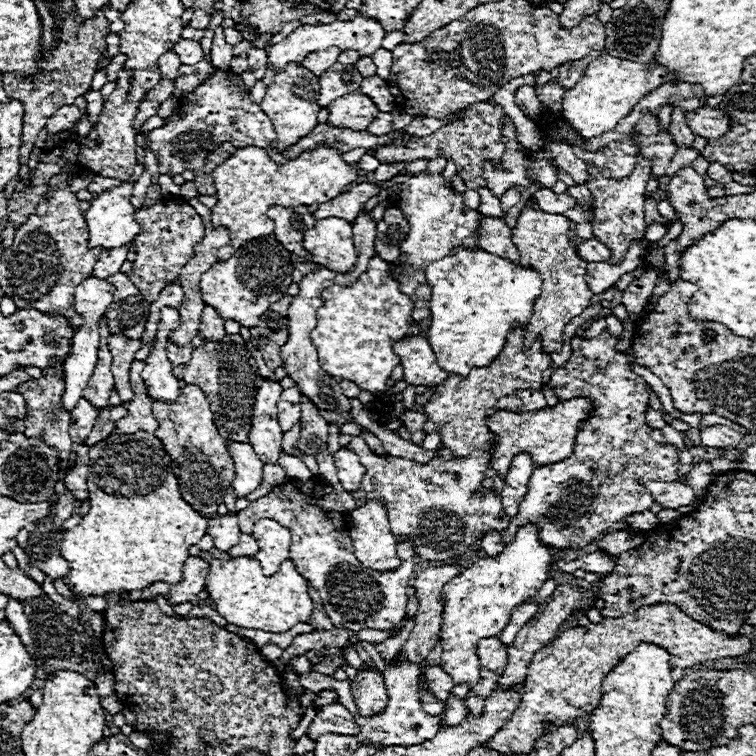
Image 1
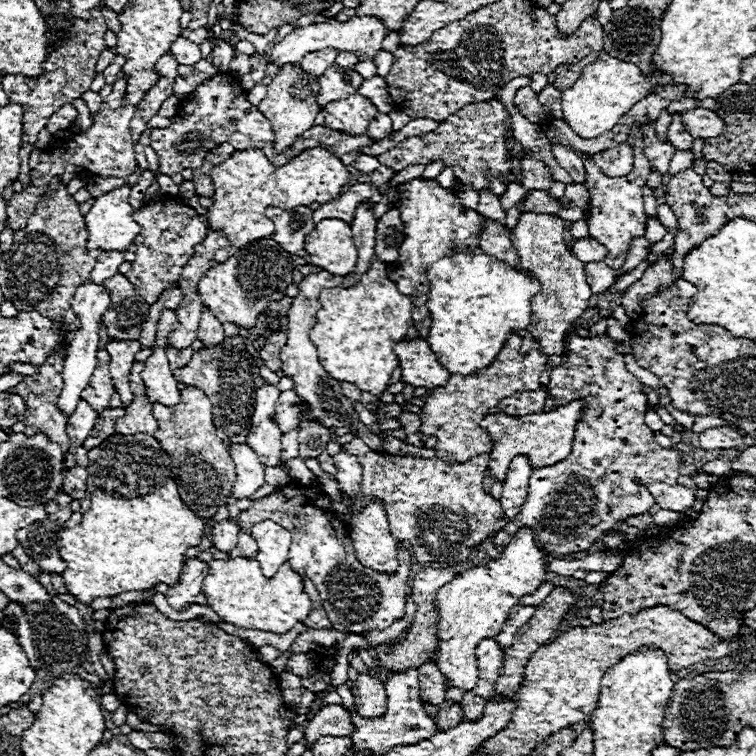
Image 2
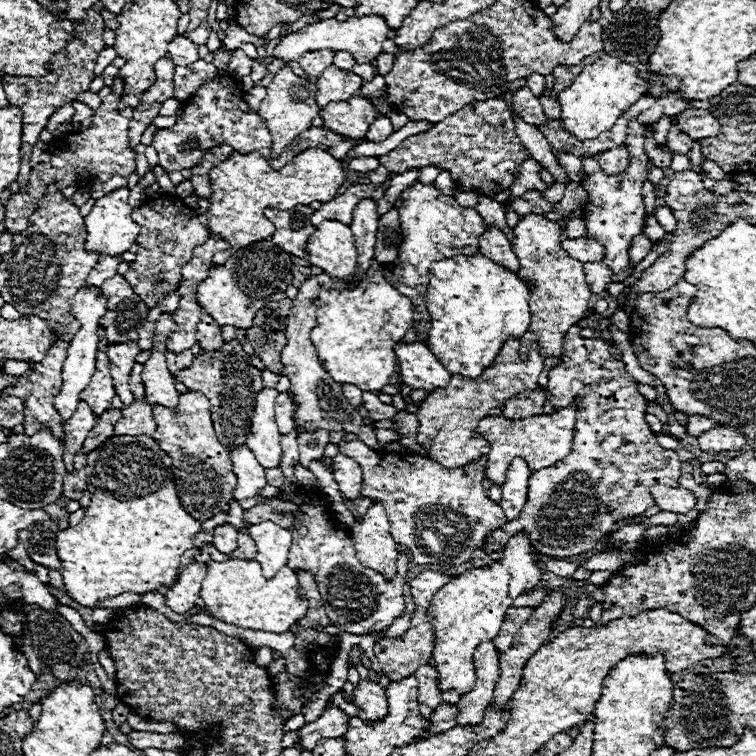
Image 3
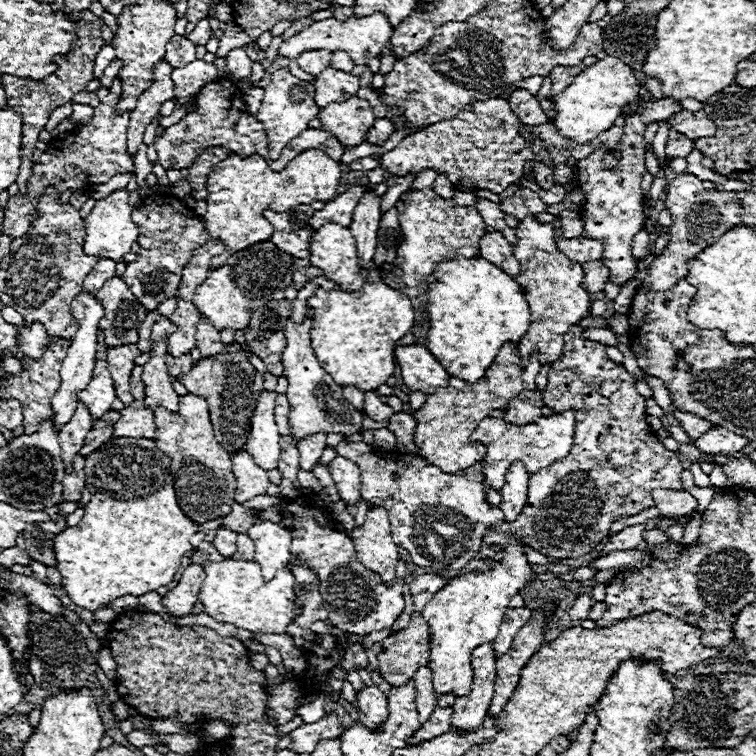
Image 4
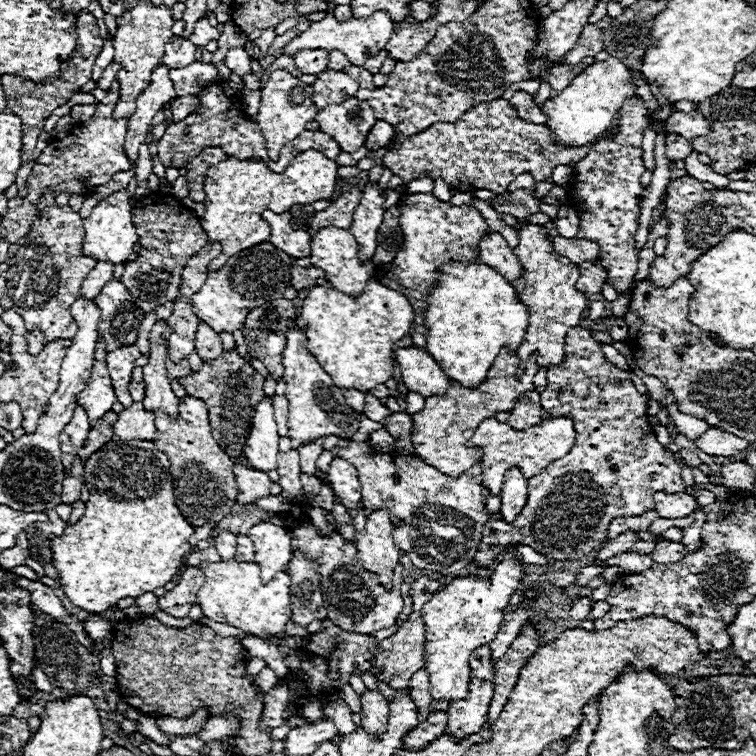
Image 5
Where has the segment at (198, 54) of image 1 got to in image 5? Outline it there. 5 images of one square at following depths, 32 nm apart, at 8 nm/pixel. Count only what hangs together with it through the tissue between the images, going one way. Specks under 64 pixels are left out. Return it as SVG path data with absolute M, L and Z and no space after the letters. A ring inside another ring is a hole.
M172 36L170 42L164 46L162 64L166 64L170 70L184 68L194 62L194 54L196 54L196 46L190 40L184 40L180 36Z

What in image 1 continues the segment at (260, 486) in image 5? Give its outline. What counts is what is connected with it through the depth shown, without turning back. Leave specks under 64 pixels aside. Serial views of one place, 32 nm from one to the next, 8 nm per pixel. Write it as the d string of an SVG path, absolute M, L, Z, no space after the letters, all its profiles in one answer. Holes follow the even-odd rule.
M230 442L228 444L228 452L234 460L234 468L236 468L236 476L234 476L234 494L236 498L246 498L250 492L254 492L262 482L264 482L264 474L262 474L262 462L258 460L256 452L252 450L252 446L248 442Z

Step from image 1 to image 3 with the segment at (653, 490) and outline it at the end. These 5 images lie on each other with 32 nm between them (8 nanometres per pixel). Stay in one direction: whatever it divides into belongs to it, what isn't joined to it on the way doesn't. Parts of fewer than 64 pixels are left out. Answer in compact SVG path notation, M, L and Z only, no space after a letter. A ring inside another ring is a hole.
M654 486L650 488L650 494L654 496L654 502L664 512L674 514L686 514L696 506L696 498L686 488L666 488L666 486Z

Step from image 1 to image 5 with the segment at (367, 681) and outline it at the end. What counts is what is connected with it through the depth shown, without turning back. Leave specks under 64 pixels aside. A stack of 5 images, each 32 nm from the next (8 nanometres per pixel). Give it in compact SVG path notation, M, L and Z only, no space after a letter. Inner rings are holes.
M368 690L366 694L360 696L362 700L362 728L366 730L366 734L370 732L372 738L382 738L386 732L386 722L388 722L388 702L380 692Z

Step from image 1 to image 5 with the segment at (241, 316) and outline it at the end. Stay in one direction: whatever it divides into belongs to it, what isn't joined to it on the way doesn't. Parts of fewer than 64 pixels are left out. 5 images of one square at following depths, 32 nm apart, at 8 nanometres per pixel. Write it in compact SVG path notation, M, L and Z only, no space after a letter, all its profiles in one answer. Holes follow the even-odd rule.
M270 242L256 244L254 248L242 250L232 256L226 266L216 272L210 272L204 286L192 296L194 314L204 320L216 334L240 330L248 312L256 306L262 306L266 300L282 298L284 290L290 286L292 260L286 252L278 252Z

